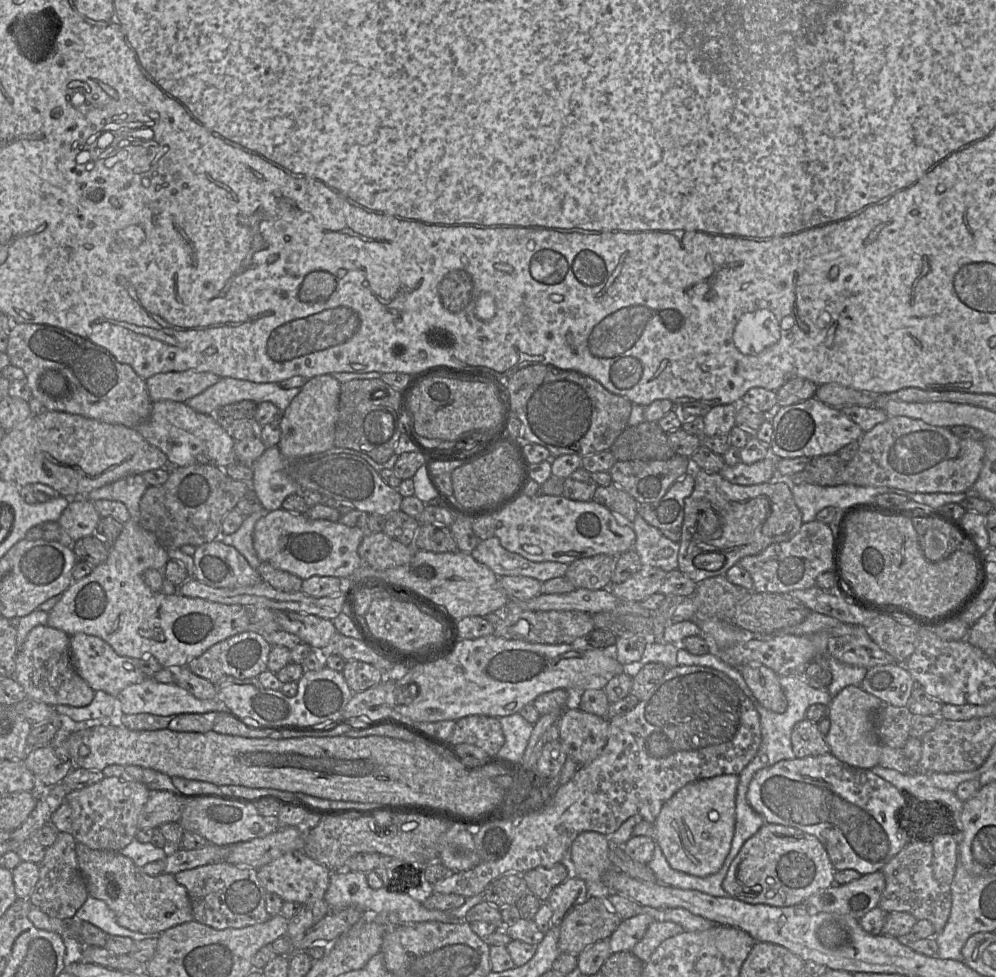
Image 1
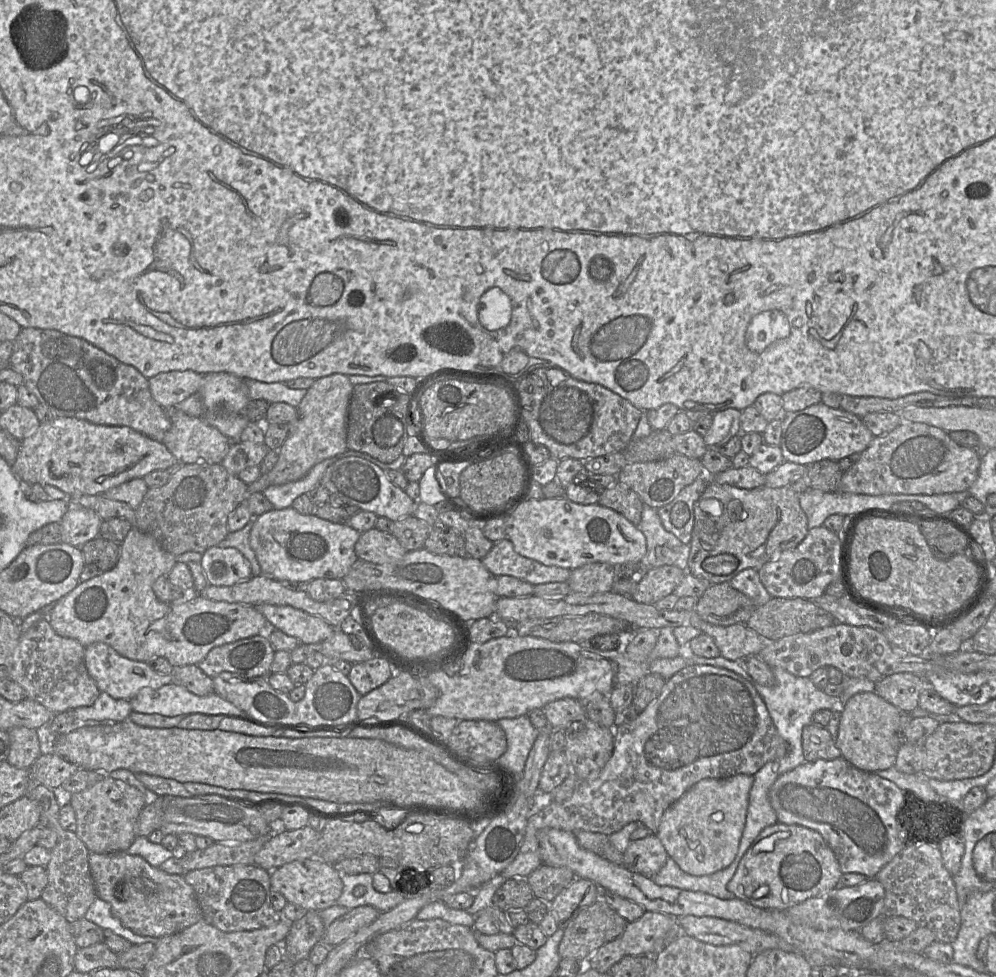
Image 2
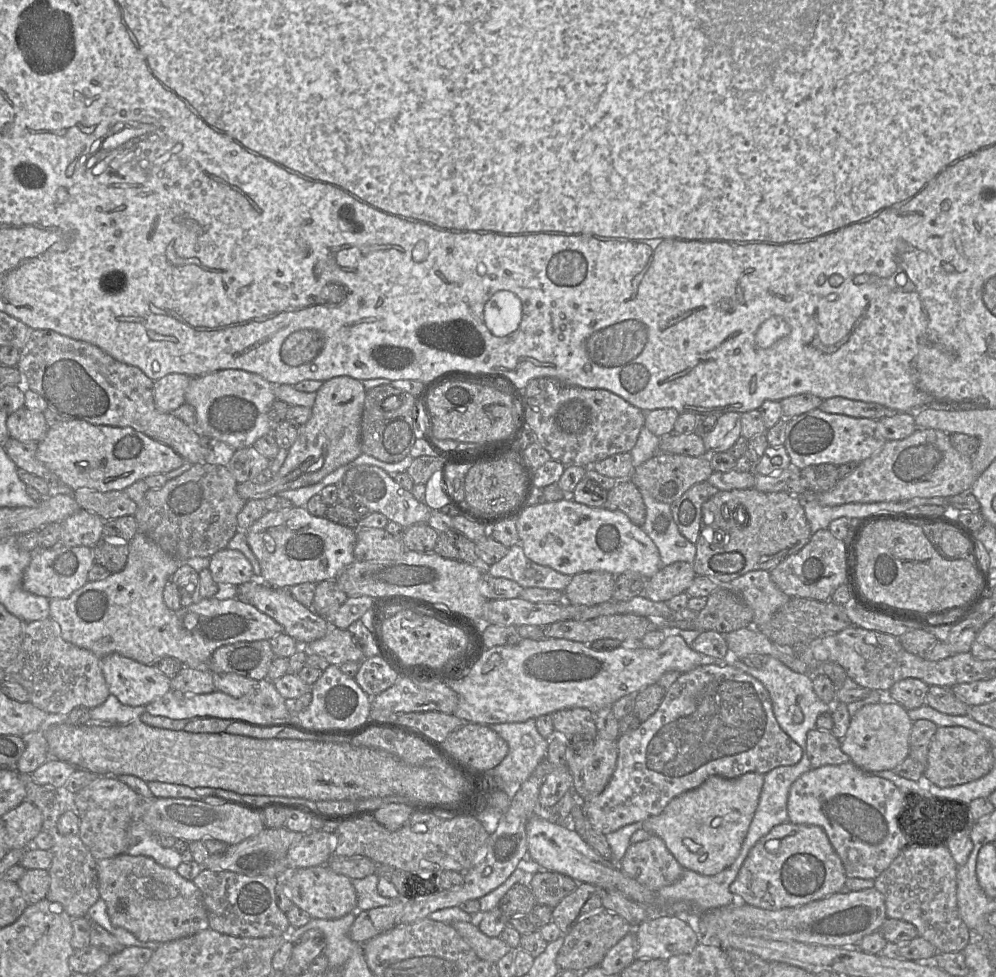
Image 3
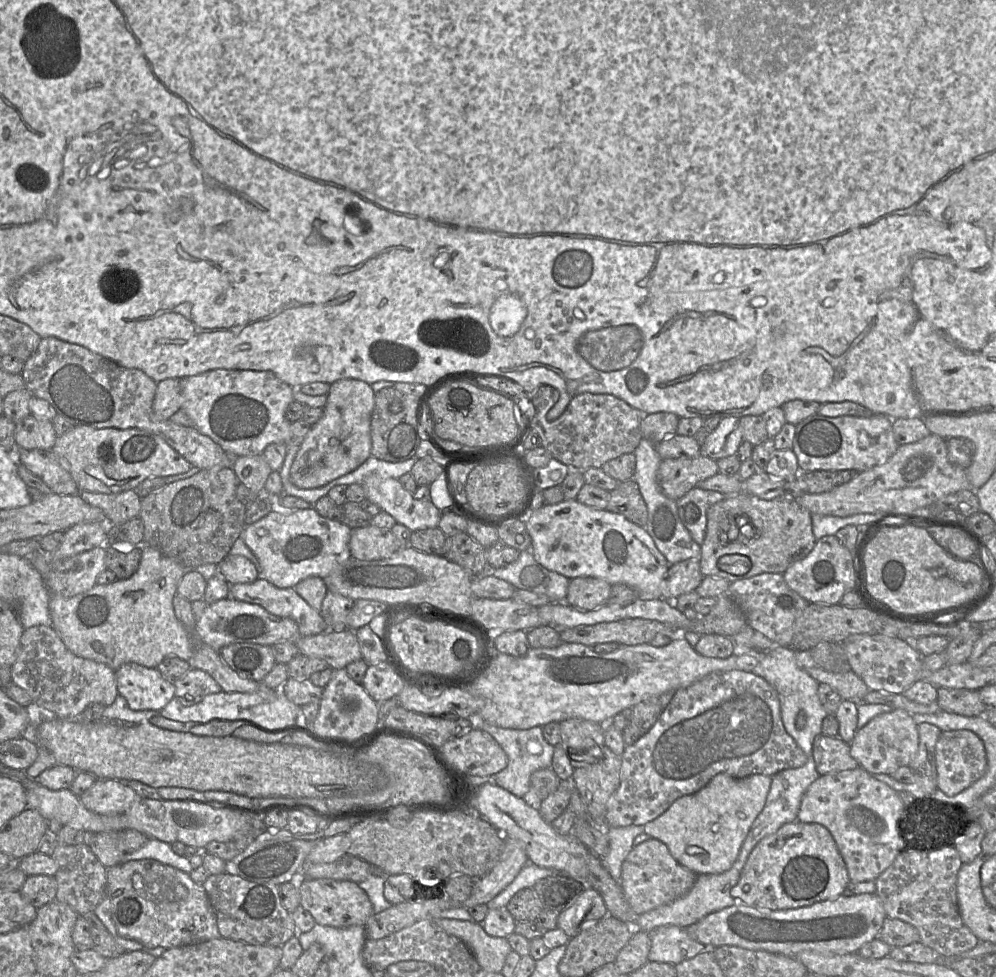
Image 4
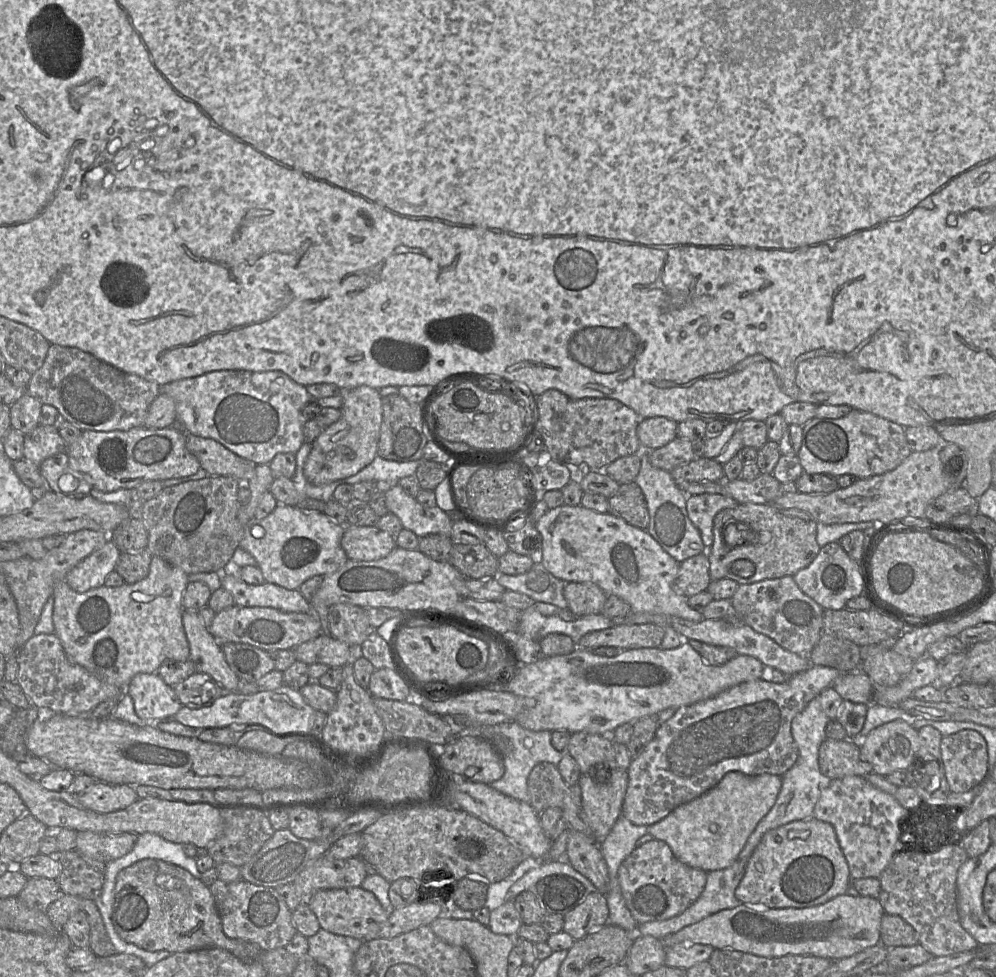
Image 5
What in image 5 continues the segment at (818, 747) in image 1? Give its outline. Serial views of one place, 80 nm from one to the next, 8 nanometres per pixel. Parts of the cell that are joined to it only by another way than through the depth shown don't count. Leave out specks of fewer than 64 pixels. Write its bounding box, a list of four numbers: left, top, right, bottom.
[818,738,873,779]

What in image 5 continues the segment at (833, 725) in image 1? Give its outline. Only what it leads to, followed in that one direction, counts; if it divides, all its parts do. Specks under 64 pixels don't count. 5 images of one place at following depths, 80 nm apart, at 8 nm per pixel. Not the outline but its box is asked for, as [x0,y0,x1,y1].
[859,719,919,776]

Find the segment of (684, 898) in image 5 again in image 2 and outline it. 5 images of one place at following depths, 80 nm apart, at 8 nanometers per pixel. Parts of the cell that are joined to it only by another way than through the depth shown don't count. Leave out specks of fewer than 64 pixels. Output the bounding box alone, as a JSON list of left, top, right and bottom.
[623,836,668,877]

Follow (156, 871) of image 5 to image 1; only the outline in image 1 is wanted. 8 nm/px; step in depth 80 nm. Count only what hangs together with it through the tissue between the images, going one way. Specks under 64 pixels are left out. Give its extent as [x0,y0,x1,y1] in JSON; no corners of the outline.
[76,842,194,933]

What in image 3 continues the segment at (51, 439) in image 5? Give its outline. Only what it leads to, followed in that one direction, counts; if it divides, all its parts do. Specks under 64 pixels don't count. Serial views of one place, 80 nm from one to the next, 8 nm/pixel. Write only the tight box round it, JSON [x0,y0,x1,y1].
[7,407,49,443]

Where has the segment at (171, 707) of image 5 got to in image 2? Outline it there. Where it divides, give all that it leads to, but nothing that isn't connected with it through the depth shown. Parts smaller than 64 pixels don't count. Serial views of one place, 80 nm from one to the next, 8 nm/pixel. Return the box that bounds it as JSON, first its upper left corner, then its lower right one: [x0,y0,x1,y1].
[84,642,172,701]

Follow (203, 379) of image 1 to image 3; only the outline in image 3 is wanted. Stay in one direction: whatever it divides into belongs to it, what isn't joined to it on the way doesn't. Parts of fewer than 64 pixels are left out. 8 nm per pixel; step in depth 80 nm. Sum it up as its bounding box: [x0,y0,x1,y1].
[153,373,192,413]

